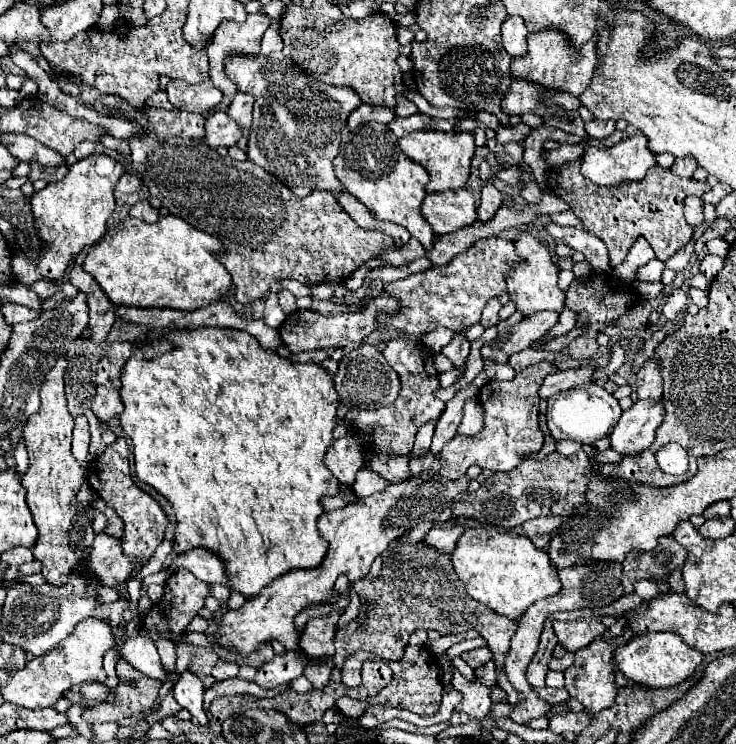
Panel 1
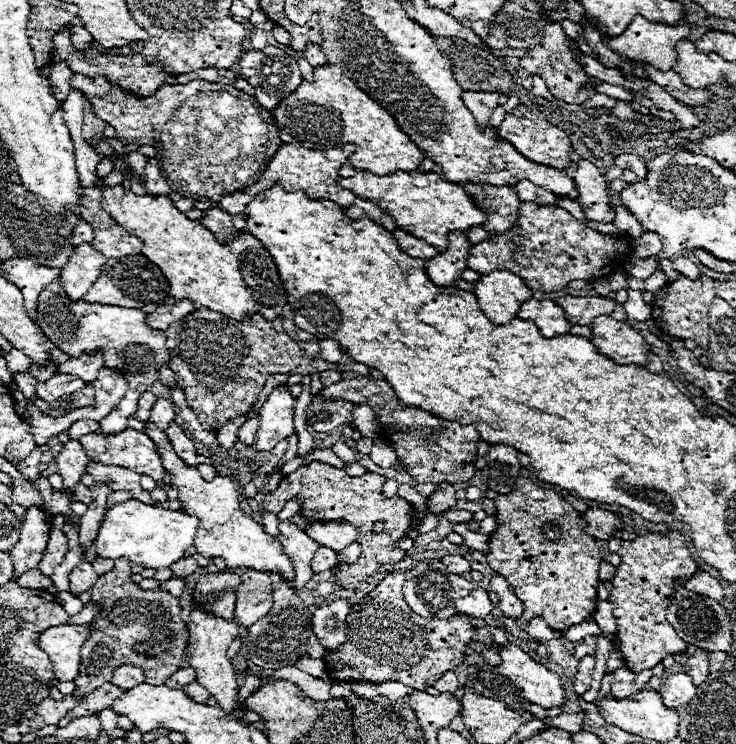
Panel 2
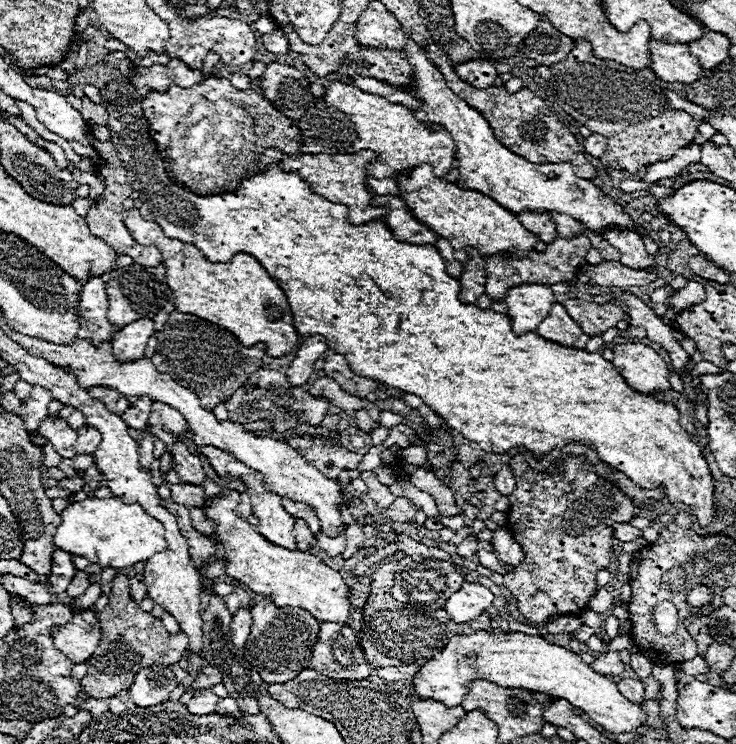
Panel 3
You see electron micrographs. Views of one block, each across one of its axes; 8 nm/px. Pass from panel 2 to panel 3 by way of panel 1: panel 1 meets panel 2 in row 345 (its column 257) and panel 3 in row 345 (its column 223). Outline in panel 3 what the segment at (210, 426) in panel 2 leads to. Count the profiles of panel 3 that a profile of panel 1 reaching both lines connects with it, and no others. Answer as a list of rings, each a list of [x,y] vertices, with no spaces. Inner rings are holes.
[[[176,310],[170,314],[156,338],[158,348],[152,356],[156,370],[170,374],[180,386],[194,390],[206,410],[214,410],[216,404],[226,402],[236,392],[236,388],[240,388],[250,378],[252,372],[262,368],[262,358],[266,356],[264,344],[242,346],[240,340],[228,330],[194,314],[182,314]]]

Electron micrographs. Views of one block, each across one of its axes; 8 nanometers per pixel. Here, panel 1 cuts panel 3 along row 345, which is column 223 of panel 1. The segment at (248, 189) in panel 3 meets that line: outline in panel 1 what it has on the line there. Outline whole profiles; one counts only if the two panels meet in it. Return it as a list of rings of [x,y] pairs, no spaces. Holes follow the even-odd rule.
[[[230,328],[168,330],[168,332],[164,332],[164,334],[154,334],[152,330],[148,330],[148,334],[144,334],[142,338],[134,340],[134,352],[132,352],[132,358],[126,362],[126,366],[124,366],[124,370],[122,370],[120,398],[122,398],[122,404],[124,404],[124,412],[118,416],[118,420],[120,420],[120,426],[122,426],[122,430],[126,432],[126,436],[132,440],[134,464],[136,464],[136,476],[138,476],[142,482],[150,484],[152,488],[156,488],[164,498],[168,498],[170,504],[172,504],[172,508],[174,508],[174,512],[176,512],[176,518],[178,518],[176,534],[174,534],[174,552],[176,552],[176,554],[182,554],[182,552],[186,552],[186,550],[190,550],[190,548],[208,548],[208,550],[214,550],[214,552],[216,552],[218,556],[222,556],[222,560],[226,562],[228,576],[230,576],[230,590],[238,590],[238,592],[242,592],[246,598],[258,594],[268,582],[272,582],[274,578],[286,574],[290,568],[292,568],[292,570],[294,570],[294,568],[312,568],[312,566],[318,566],[318,564],[322,562],[322,558],[326,556],[326,550],[328,550],[328,542],[320,538],[318,528],[316,528],[316,520],[318,520],[318,516],[324,512],[322,506],[318,504],[318,500],[320,500],[322,496],[336,496],[336,492],[338,492],[338,480],[332,476],[332,472],[330,472],[330,470],[324,466],[324,462],[322,462],[322,458],[324,458],[324,454],[326,454],[326,448],[334,442],[334,438],[332,438],[332,430],[334,430],[334,426],[336,426],[336,410],[338,410],[338,394],[336,394],[336,390],[334,390],[334,384],[332,384],[332,374],[330,374],[322,364],[298,364],[298,362],[292,362],[290,358],[282,358],[276,350],[262,348],[260,342],[258,342],[254,336],[250,336],[248,332],[234,330],[234,328],[232,328],[232,330],[230,330]],[[154,338],[172,342],[172,350],[166,352],[166,354],[162,354],[162,356],[156,356],[156,358],[152,358],[152,360],[146,360],[146,358],[144,358],[144,346],[146,346],[148,342],[152,342]]]

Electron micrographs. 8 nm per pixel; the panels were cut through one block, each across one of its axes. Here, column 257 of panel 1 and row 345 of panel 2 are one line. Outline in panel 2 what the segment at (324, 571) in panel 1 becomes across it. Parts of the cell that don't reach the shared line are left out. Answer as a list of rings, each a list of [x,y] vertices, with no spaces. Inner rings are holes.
[[[598,316],[594,320],[590,342],[604,356],[610,356],[610,360],[618,364],[636,364],[636,366],[648,364],[650,346],[624,320],[620,322],[612,320],[610,316]]]

